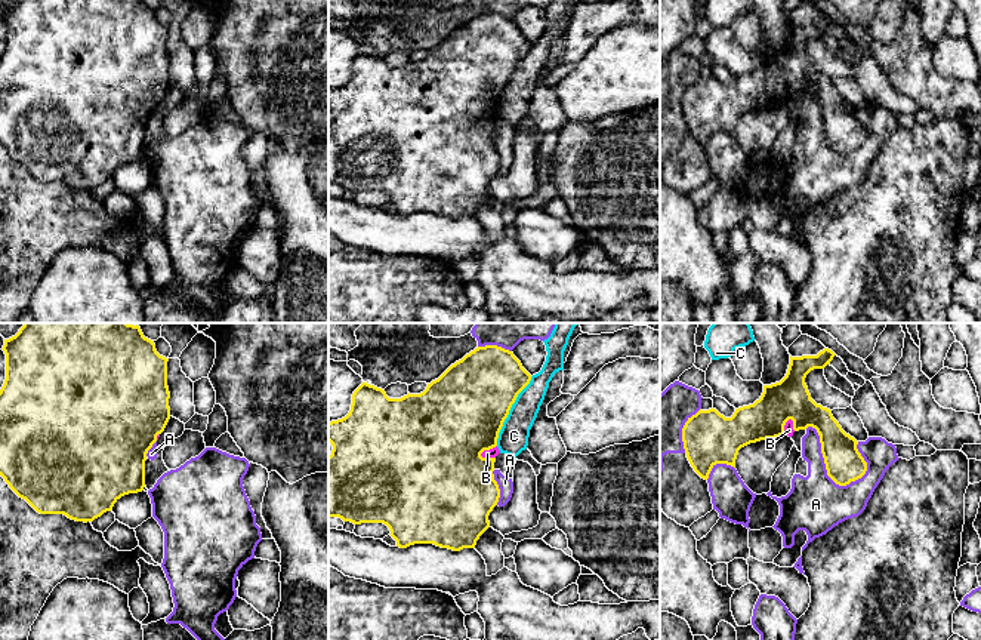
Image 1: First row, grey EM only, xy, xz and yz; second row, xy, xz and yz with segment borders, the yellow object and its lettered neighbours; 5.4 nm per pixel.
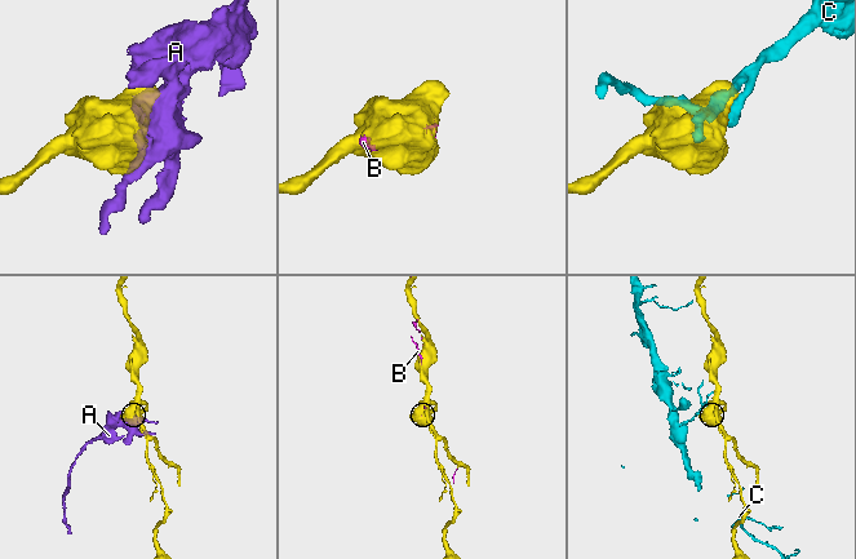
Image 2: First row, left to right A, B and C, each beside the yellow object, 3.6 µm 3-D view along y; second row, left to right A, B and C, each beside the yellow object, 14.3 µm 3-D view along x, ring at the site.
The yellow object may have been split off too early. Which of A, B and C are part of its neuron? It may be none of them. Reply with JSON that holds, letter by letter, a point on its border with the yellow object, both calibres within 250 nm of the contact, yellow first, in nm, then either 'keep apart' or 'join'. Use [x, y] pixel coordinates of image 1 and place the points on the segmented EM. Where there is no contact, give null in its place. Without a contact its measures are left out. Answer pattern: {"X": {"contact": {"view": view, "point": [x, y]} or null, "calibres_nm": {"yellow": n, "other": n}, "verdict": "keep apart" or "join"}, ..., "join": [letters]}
{"A": {"contact": {"view": "yz", "point": [826, 468]}, "calibres_nm": {"yellow": 200, "other": 320}, "verdict": "keep apart"}, "B": {"contact": {"view": "xz", "point": [487, 449]}, "calibres_nm": {"yellow": 460, "other": 50}, "verdict": "join"}, "C": {"contact": {"view": "xz", "point": [509, 409]}, "calibres_nm": {"yellow": 460, "other": 160}, "verdict": "keep apart"}, "join": ["B"]}

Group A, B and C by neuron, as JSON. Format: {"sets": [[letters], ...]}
{"sets": [["A"], ["B"], ["C"]]}

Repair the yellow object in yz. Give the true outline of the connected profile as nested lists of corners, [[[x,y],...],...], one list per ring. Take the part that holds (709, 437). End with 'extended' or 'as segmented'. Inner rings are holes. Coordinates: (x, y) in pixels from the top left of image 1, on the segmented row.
[[[824,348],[817,356],[790,356],[786,376],[780,382],[763,385],[761,399],[753,404],[735,409],[731,418],[725,418],[713,407],[709,410],[700,409],[688,418],[682,428],[682,441],[694,471],[707,480],[716,464],[727,464],[735,468],[735,459],[741,447],[780,436],[792,437],[795,431],[812,427],[820,436],[827,476],[839,486],[846,486],[861,479],[867,471],[867,462],[857,449],[858,441],[842,430],[830,409],[817,404],[811,399],[805,384],[805,378],[811,370],[824,369],[835,356],[829,348]]]; extended

